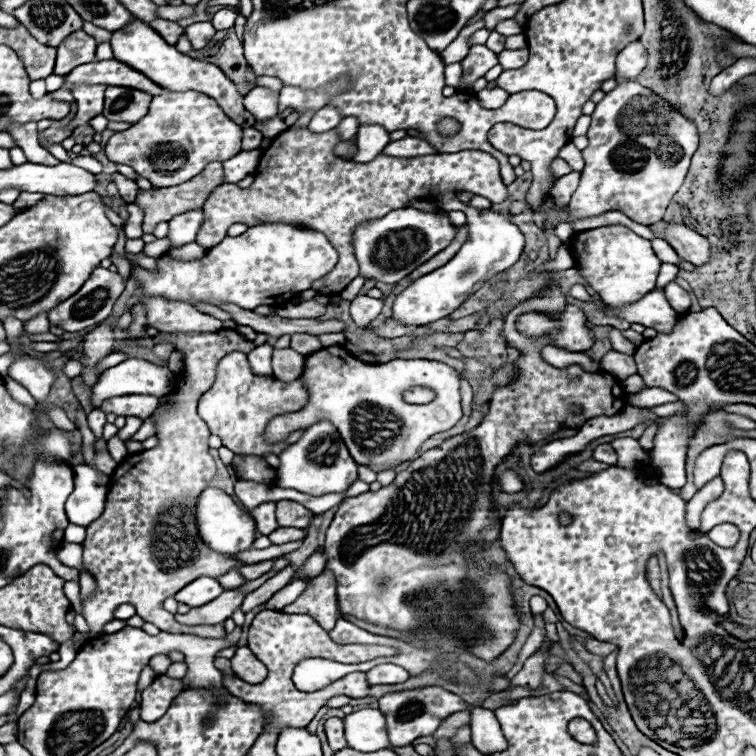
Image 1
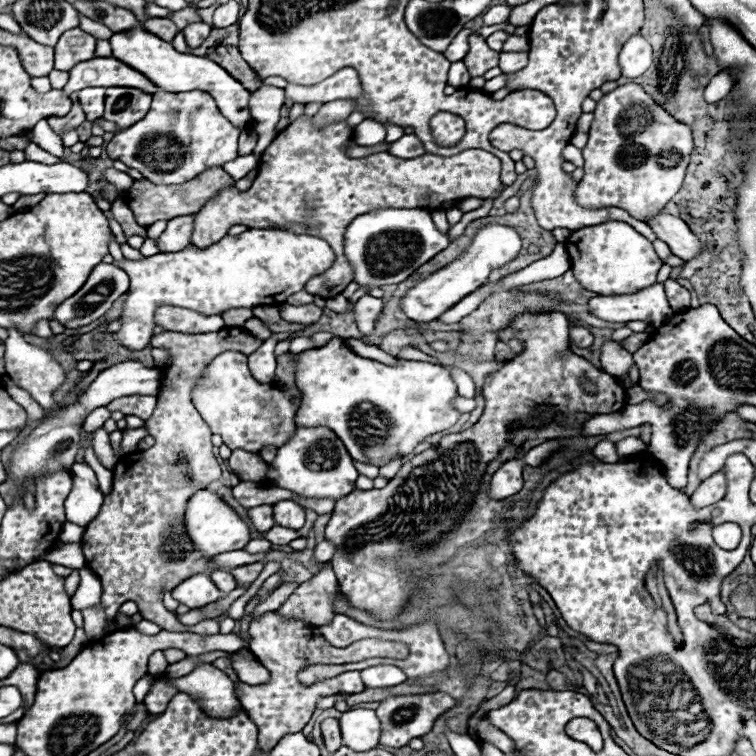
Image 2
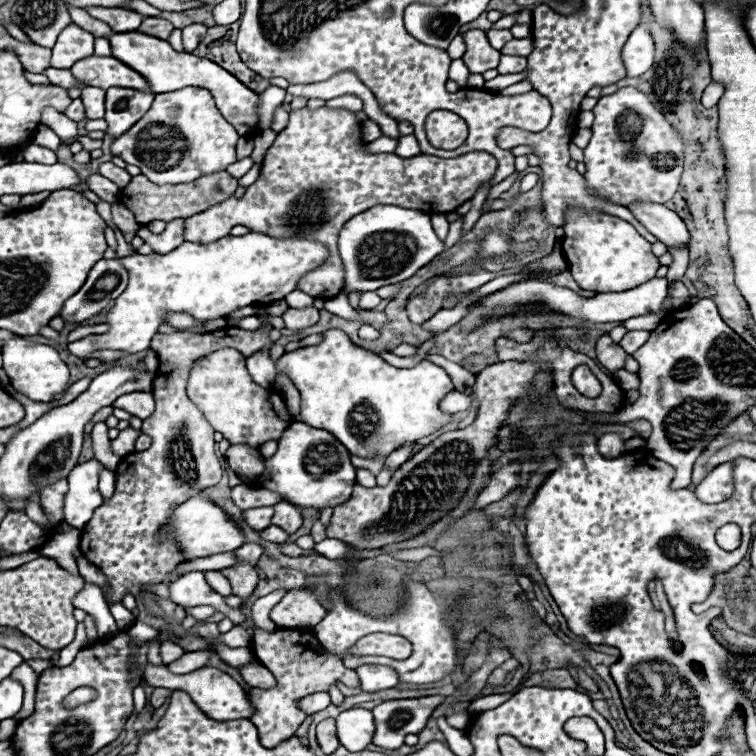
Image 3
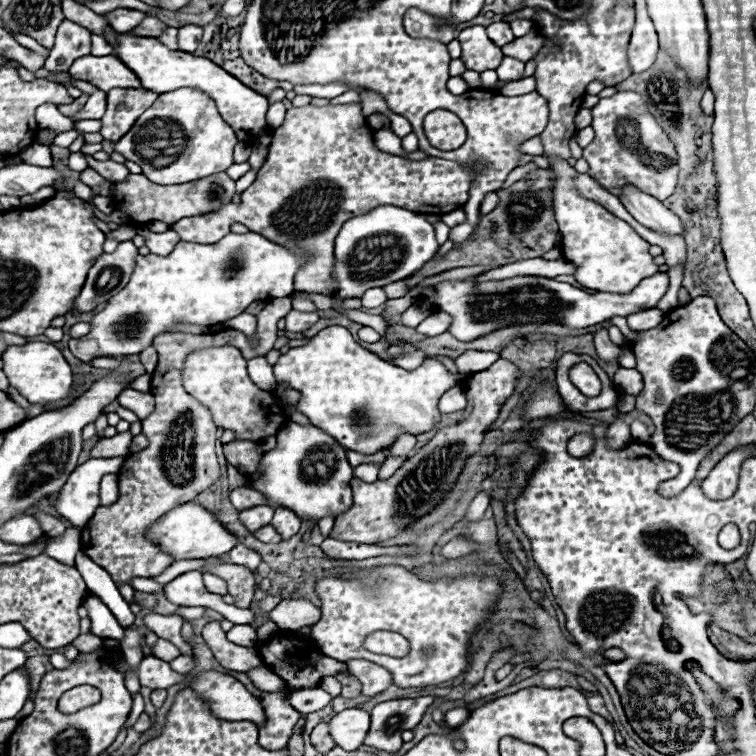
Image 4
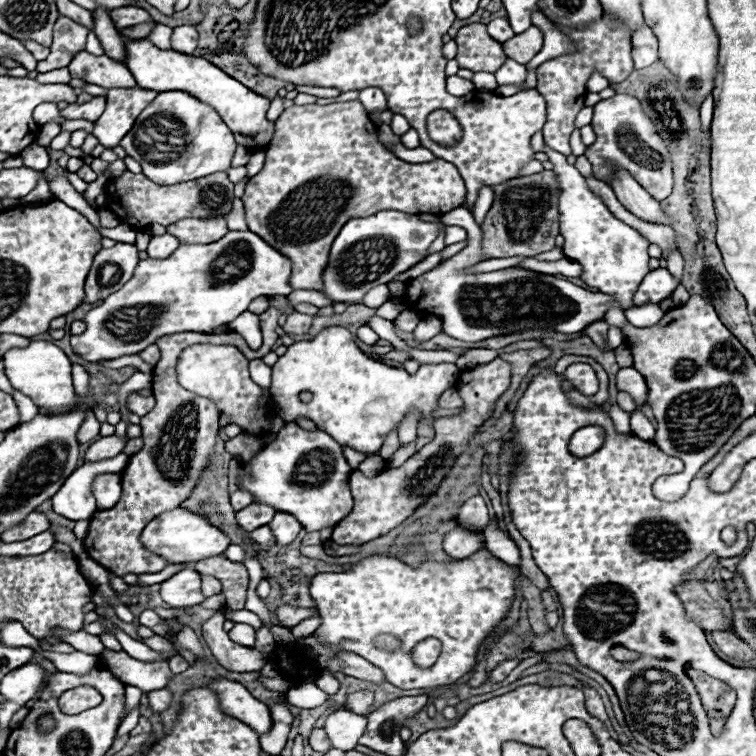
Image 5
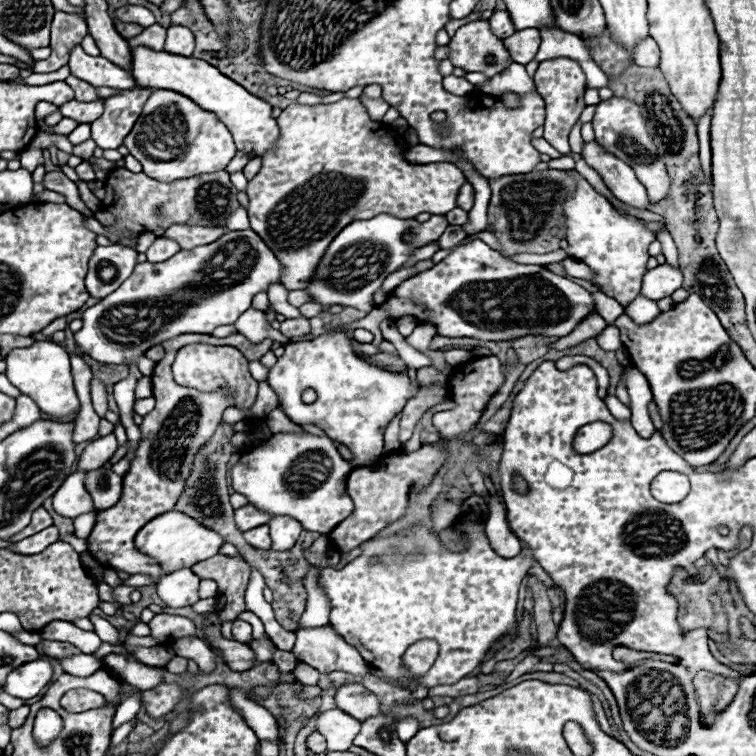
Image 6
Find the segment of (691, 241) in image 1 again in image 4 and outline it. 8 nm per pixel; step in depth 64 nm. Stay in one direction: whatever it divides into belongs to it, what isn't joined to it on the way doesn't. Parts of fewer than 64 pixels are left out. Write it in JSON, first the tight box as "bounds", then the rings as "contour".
{"bounds":[620,184,682,234],"contour":[[[626,184],[620,190],[620,202],[632,212],[632,216],[636,216],[636,220],[640,220],[640,224],[668,234],[682,234],[680,218],[664,208],[660,200],[640,192],[636,186]]]}

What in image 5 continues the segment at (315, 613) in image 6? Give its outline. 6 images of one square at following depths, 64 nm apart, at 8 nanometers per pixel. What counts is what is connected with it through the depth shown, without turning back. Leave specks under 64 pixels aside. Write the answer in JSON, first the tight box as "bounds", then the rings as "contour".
{"bounds":[291,612,322,640],"contour":[[[318,612],[316,616],[305,619],[293,627],[291,632],[293,633],[296,640],[305,638],[317,630],[318,626],[320,626],[320,622],[322,622],[322,616],[320,616],[320,612]]]}

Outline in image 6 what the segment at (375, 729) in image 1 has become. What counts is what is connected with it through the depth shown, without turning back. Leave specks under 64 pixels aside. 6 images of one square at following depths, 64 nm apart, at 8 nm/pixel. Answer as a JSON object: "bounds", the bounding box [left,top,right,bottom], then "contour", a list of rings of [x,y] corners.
{"bounds":[316,708,362,752],"contour":[[[338,708],[320,712],[316,716],[316,732],[320,732],[326,738],[328,752],[348,750],[352,746],[352,740],[360,732],[360,726],[362,722],[352,720],[352,716]]]}

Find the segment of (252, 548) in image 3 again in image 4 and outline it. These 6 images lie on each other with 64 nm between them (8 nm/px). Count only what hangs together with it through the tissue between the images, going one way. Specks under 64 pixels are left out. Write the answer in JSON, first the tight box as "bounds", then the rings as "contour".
{"bounds":[226,544,260,574],"contour":[[[236,544],[228,554],[226,554],[226,560],[232,562],[232,564],[242,564],[242,566],[248,566],[254,574],[256,574],[256,568],[260,564],[260,556],[256,550],[250,550],[242,544]]]}

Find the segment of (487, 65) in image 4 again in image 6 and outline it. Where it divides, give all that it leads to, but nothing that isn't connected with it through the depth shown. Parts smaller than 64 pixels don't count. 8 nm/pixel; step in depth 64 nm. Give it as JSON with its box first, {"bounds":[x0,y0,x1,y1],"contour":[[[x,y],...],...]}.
{"bounds":[448,20,512,78],"contour":[[[488,20],[462,26],[448,42],[448,60],[466,72],[482,72],[492,78],[512,64],[502,40],[490,30]]]}

